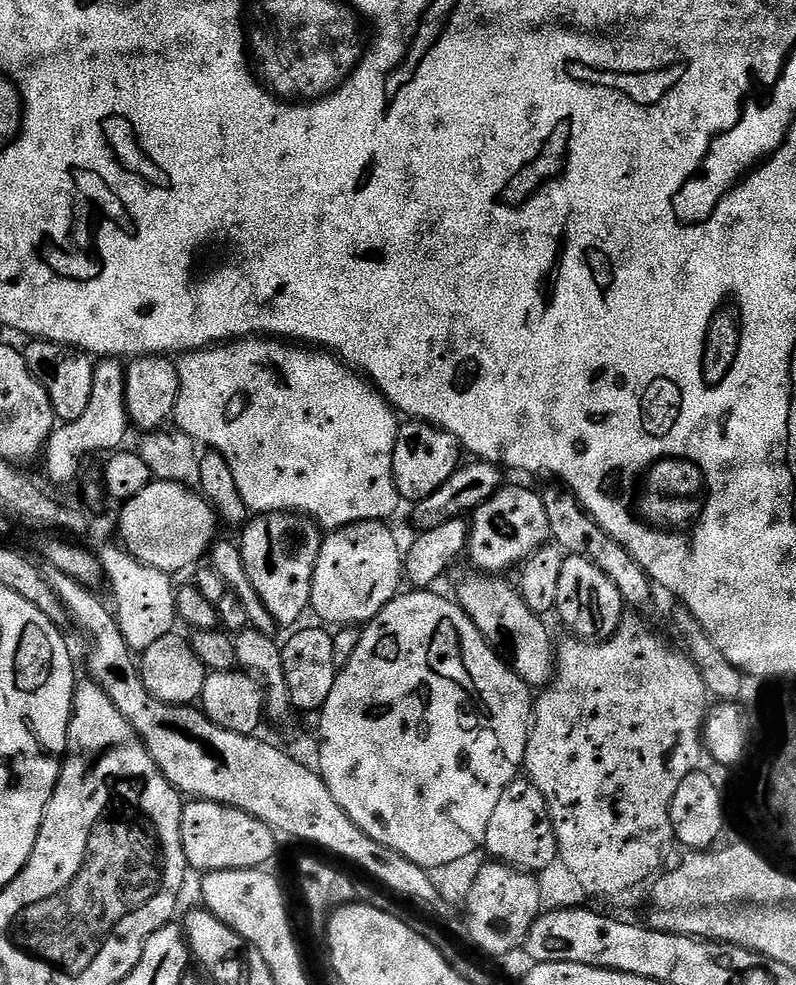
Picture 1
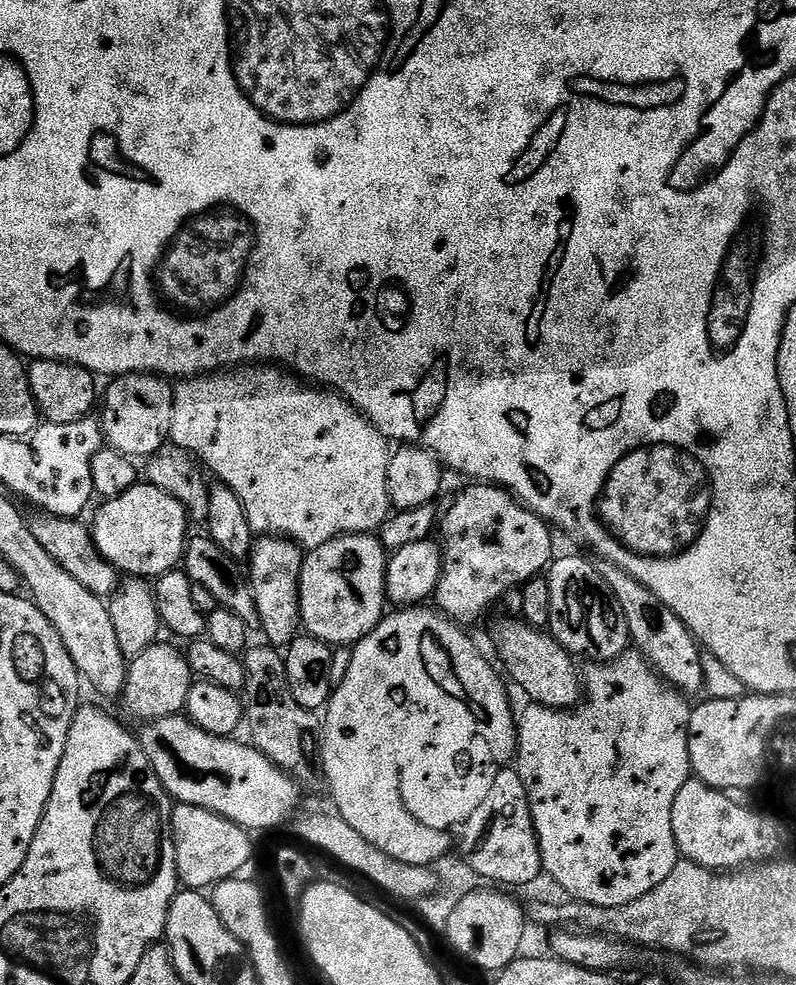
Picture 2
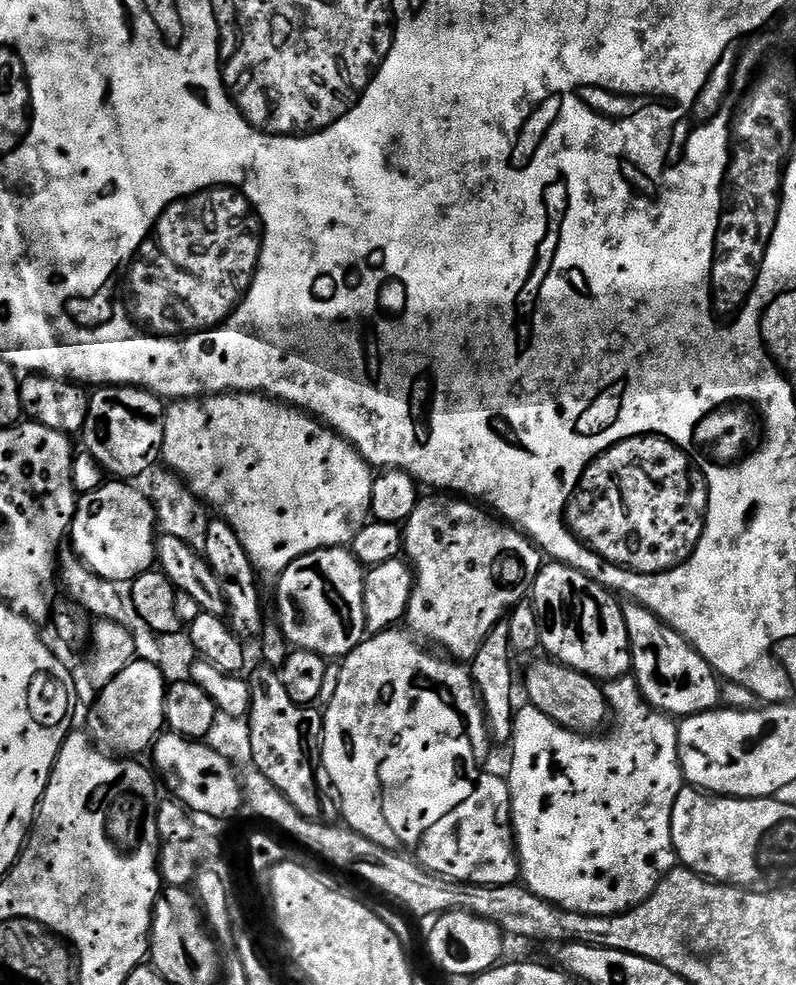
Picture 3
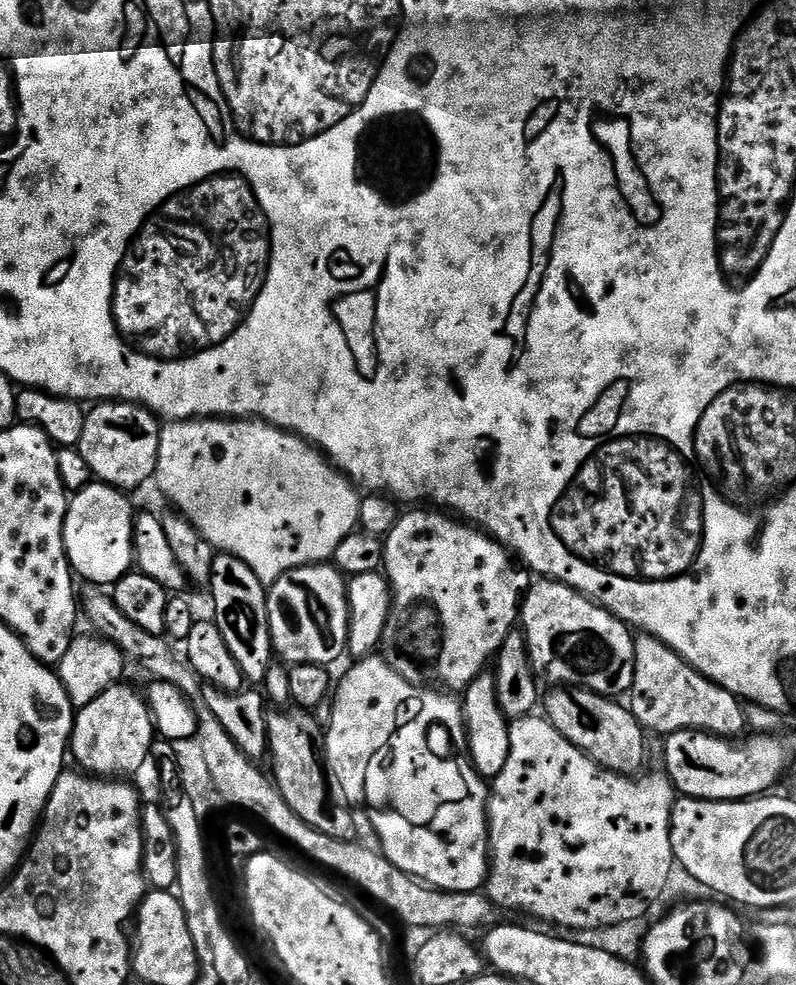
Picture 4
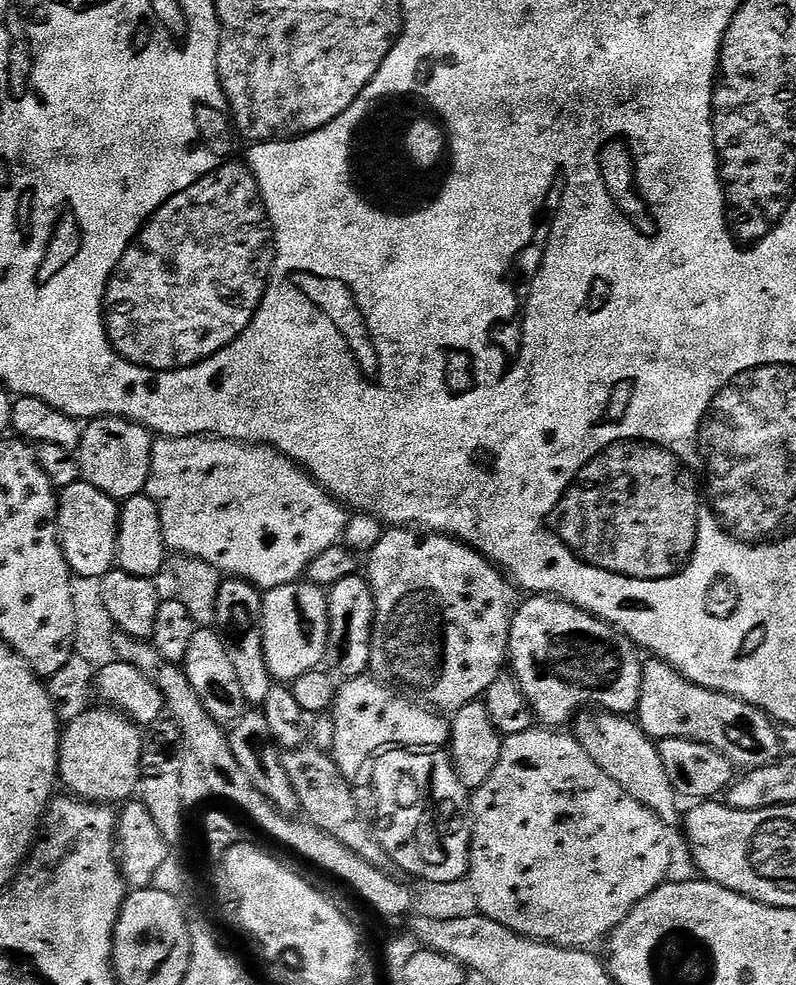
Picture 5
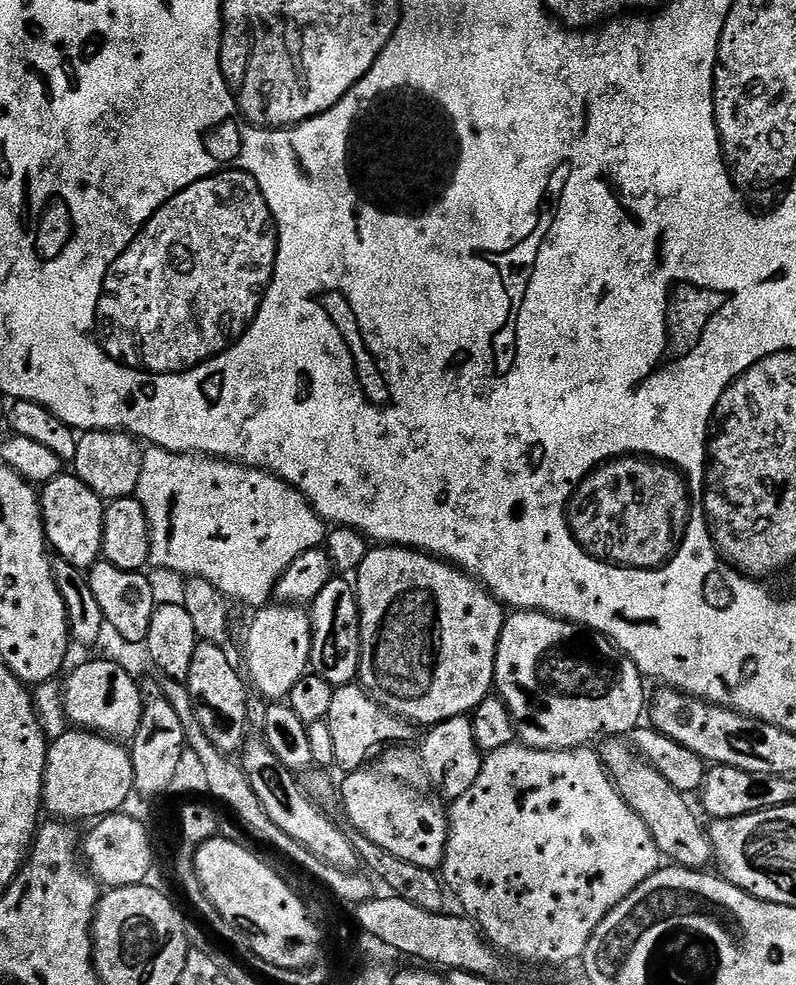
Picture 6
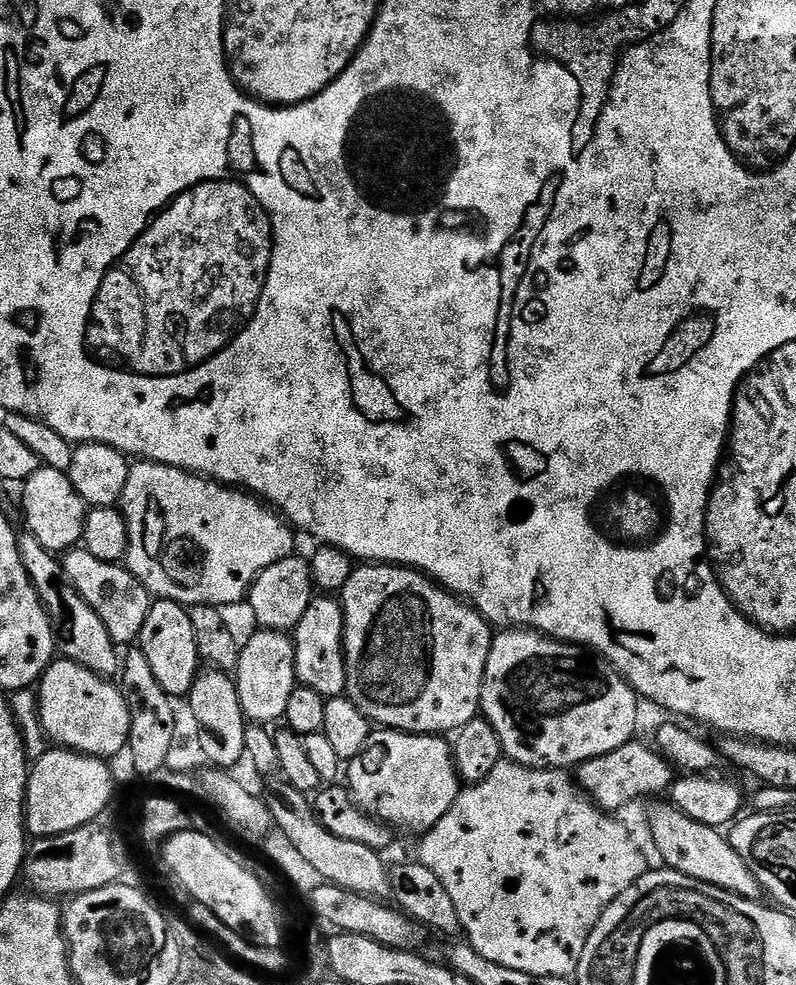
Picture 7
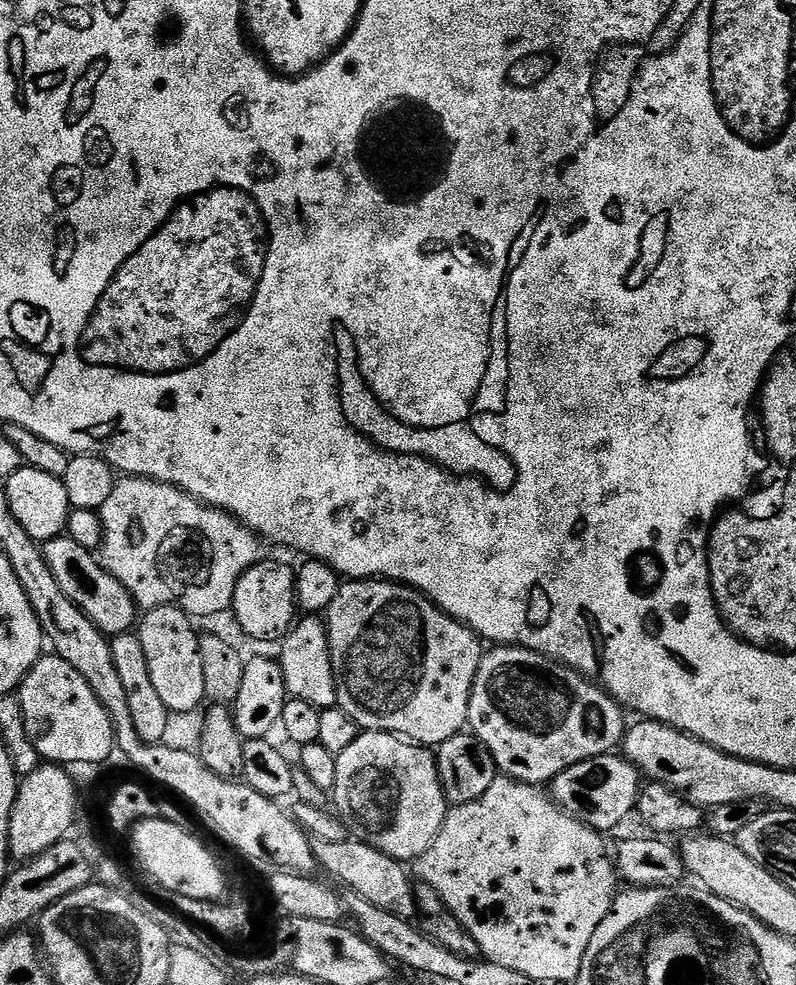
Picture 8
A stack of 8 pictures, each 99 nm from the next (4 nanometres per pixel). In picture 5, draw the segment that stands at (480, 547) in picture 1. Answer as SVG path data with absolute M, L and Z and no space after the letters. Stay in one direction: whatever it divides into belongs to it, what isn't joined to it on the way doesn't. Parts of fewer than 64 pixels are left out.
M408 526L389 527L385 531L384 537L378 542L378 546L374 546L372 551L367 553L366 560L368 560L366 579L368 585L372 587L372 604L376 608L372 615L372 637L370 638L371 667L374 672L376 668L375 675L382 678L385 685L397 686L396 684L404 683L406 687L421 692L429 700L427 703L433 709L444 714L454 714L462 706L480 700L484 691L490 686L490 682L494 682L494 678L498 678L502 674L503 668L500 667L505 667L506 664L512 619L518 607L517 589L514 587L513 581L492 561L487 560L481 552L476 552L470 545L464 544L452 536L441 536L439 532L413 530Z

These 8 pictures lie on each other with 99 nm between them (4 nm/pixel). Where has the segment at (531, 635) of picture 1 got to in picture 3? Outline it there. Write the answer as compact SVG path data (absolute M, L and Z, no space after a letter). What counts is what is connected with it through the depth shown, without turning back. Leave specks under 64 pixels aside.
M543 659L534 661L524 676L524 692L528 695L527 703L531 707L542 710L542 714L546 714L551 720L558 722L563 728L569 728L572 732L592 734L603 729L610 716L603 687L592 677L576 672L557 660Z

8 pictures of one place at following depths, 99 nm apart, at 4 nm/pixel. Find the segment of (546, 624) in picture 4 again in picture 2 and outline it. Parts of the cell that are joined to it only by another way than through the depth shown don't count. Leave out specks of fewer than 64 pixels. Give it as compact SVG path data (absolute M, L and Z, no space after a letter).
M580 556L553 559L546 579L550 592L547 631L566 651L576 658L585 656L588 662L617 660L629 651L626 618L593 561L583 560Z

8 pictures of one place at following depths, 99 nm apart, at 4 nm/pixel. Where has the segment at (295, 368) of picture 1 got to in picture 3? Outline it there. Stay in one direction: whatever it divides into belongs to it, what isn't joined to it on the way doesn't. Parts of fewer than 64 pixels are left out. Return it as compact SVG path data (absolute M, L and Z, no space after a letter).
M222 392L215 396L201 396L190 400L174 400L167 405L164 414L164 450L162 460L165 465L176 475L181 476L188 488L195 496L207 502L213 509L217 508L222 519L238 534L246 554L252 559L252 565L257 573L264 572L272 578L279 577L295 559L303 555L323 548L338 548L351 545L352 539L362 530L362 526L369 523L372 507L370 506L370 494L374 469L368 461L364 460L360 451L340 437L339 433L329 428L327 424L300 411L290 404L285 404L267 394L258 392Z

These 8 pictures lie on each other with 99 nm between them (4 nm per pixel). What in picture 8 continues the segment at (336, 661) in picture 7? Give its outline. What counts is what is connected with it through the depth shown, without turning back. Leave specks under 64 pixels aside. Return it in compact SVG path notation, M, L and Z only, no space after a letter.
M308 614L297 619L279 645L278 663L285 678L285 690L293 700L310 702L318 709L336 707L336 683L330 658L328 629L323 619Z

